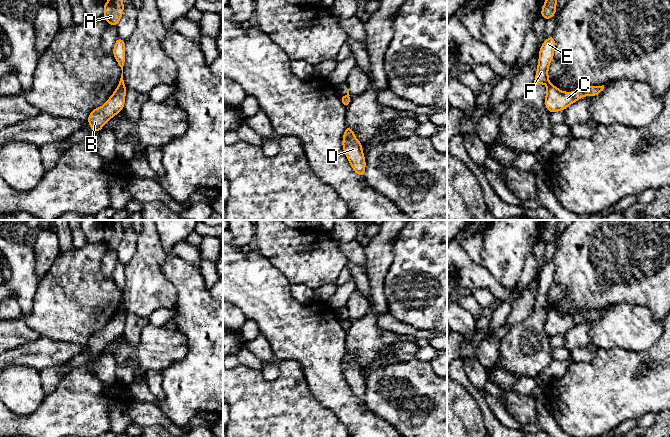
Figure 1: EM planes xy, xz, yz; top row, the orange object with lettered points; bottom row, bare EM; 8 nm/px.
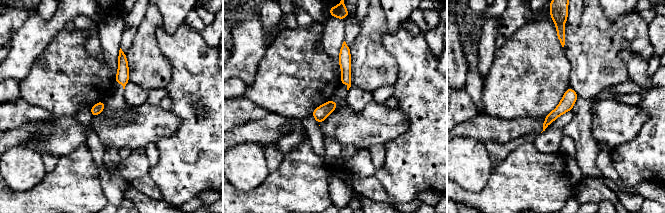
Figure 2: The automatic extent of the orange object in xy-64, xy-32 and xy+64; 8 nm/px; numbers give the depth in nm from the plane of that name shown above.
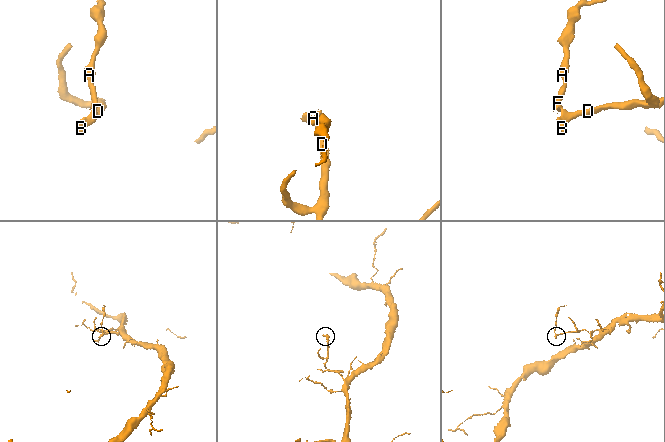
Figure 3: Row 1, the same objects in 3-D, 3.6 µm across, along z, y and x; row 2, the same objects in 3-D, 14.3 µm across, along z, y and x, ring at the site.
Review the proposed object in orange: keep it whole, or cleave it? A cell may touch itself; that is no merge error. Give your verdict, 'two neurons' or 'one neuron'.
two neurons

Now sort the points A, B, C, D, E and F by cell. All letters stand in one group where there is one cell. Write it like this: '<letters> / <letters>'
A E F / B C D

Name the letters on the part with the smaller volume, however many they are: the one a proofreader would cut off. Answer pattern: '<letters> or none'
A, E, F

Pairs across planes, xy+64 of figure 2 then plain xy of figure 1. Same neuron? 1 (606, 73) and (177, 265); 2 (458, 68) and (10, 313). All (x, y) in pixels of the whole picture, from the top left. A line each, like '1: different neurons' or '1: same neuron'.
1: different neurons
2: same neuron

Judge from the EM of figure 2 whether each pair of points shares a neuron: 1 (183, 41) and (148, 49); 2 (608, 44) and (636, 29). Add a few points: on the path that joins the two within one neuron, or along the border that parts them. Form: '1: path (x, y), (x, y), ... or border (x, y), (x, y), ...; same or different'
1: border (158, 26), (155, 31), (156, 43), (171, 66); different
2: path (615, 41), (629, 29); same

